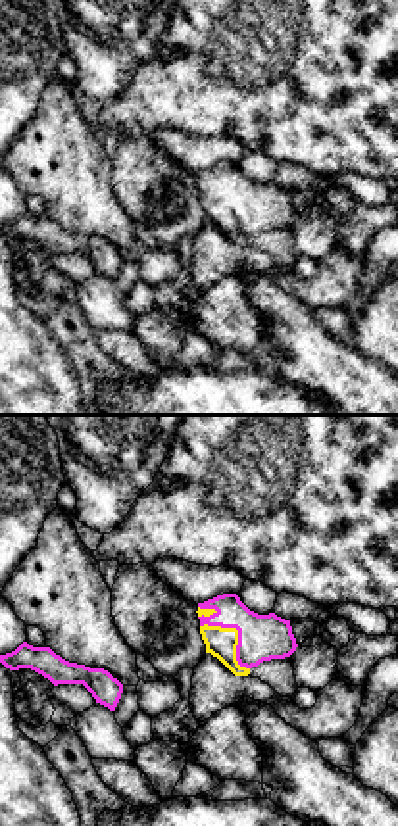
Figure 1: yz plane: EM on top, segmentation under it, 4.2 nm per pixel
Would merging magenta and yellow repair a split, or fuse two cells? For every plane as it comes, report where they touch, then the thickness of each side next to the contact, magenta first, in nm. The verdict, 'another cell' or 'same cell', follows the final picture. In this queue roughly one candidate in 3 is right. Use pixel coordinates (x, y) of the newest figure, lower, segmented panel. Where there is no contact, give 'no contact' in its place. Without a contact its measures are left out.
meets magenta at (239, 634); 190 nm thick on the magenta side, 130 nm on the other

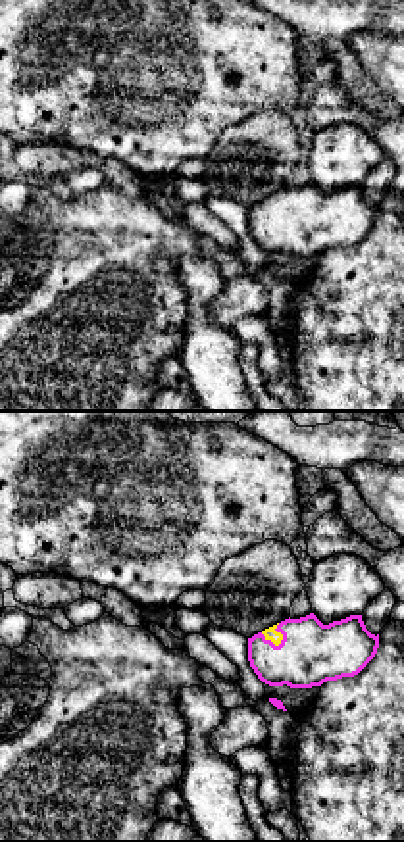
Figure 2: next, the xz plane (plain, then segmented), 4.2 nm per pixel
meets magenta at (270, 641); 260 nm thick on the magenta side, 50 nm on the other

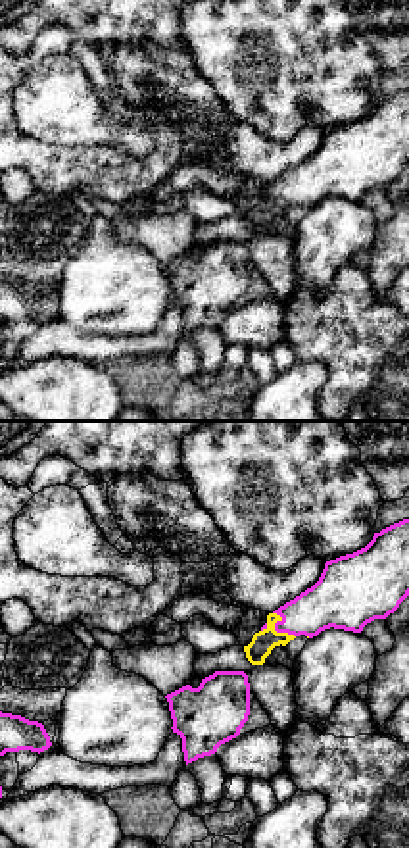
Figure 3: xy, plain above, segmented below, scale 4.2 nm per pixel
meets magenta at (275, 629); 190 nm thick on the magenta side, 90 nm on the other

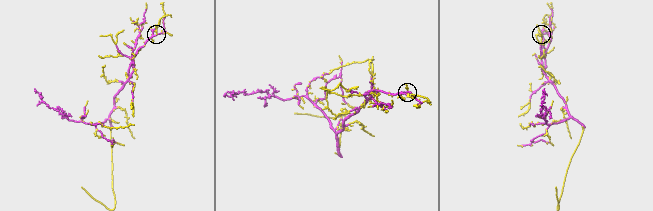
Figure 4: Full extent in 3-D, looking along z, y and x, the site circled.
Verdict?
same cell

